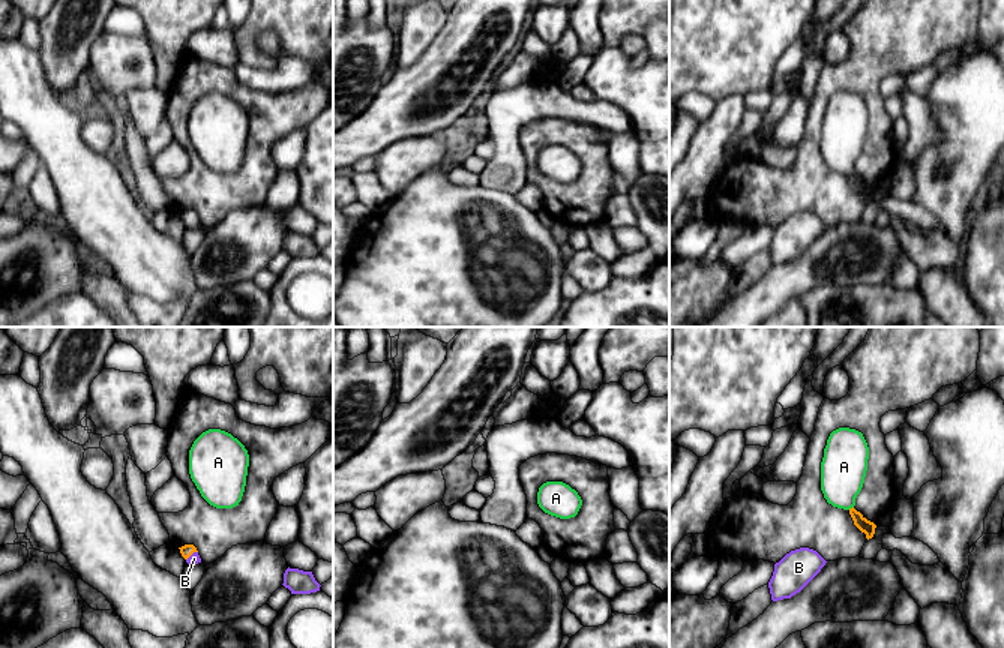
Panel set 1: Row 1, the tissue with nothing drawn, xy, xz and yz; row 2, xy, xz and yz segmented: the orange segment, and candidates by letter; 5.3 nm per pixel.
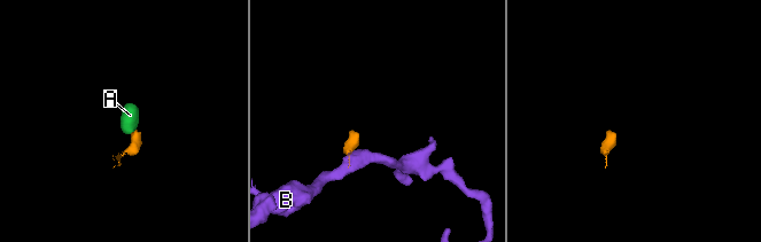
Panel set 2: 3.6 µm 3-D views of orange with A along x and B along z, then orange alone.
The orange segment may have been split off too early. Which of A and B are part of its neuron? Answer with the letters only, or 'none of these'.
A, B

